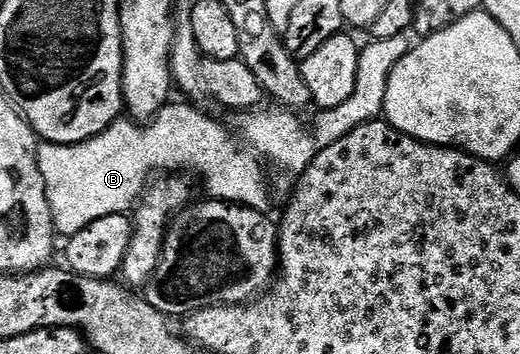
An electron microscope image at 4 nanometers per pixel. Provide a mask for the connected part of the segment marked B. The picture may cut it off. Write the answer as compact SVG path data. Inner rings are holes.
M412 28L391 36L389 40L375 38L367 41L367 46L363 45L358 55L356 88L352 88L352 96L336 108L318 110L314 134L291 109L258 108L239 117L242 118L238 122L241 142L212 115L186 102L171 100L145 124L119 120L96 137L71 146L43 141L38 148L38 163L44 176L50 211L54 214L55 231L69 236L80 232L80 228L88 228L88 224L92 224L92 220L100 220L100 216L133 211L143 190L159 172L191 170L202 177L211 199L269 211L270 190L266 187L262 162L271 162L293 176L301 176L319 150L336 144L336 140L344 140L344 136L348 136L352 128L360 128L360 124L379 121L386 109L392 68L396 68L396 64L400 64L400 60L408 56L419 41L419 34Z

